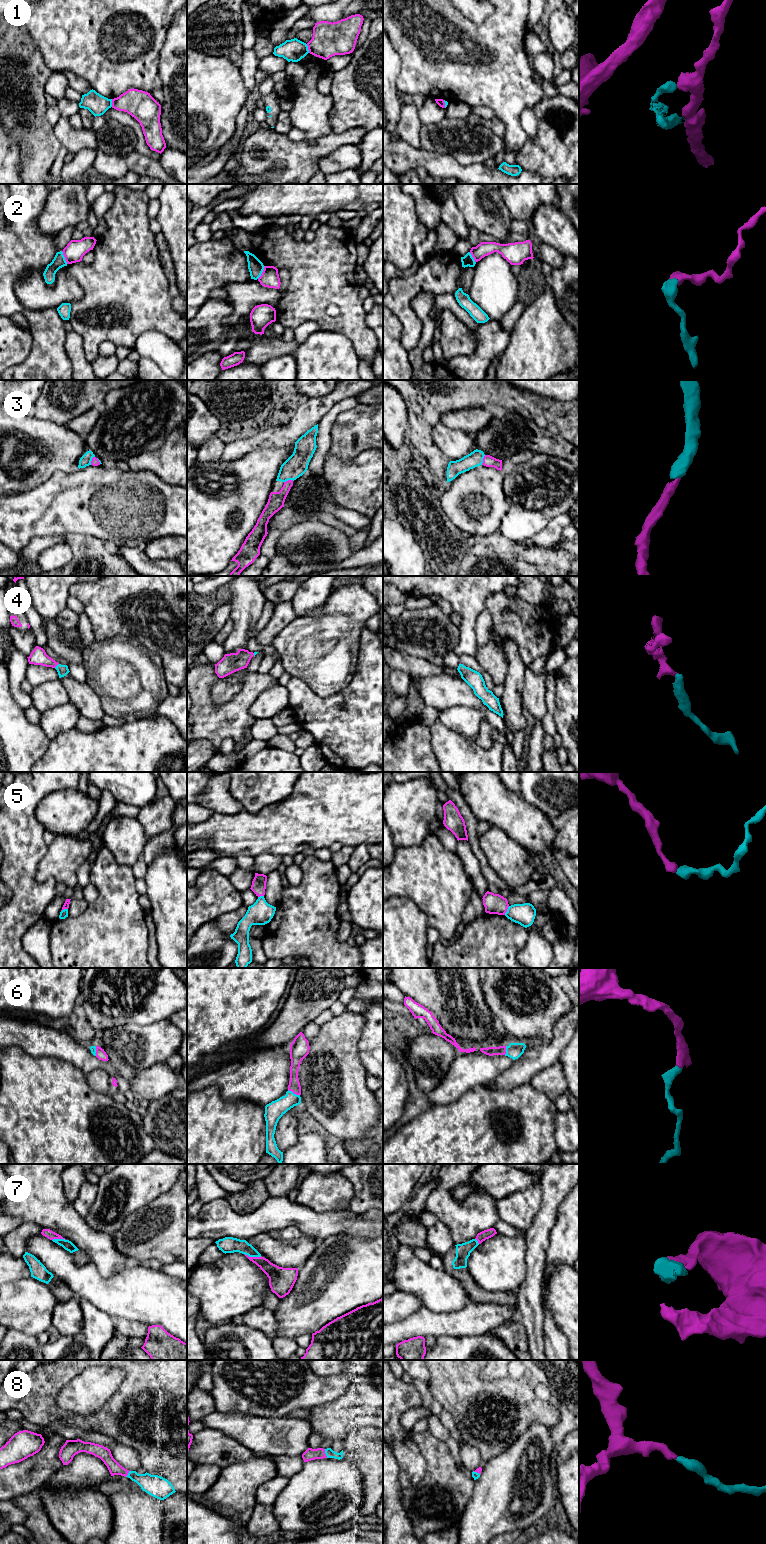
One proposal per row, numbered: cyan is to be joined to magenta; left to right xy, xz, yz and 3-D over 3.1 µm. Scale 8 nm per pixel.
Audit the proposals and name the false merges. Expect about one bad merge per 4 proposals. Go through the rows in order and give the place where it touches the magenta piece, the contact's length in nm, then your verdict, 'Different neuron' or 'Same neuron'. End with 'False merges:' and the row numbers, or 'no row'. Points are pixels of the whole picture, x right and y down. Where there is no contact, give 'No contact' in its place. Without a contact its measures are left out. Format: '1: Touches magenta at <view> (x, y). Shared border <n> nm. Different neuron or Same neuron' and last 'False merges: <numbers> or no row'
1: Touches magenta at xz (308, 48). Shared border 80 nm. Different neuron
2: Touches magenta at xy (64, 256). Shared border 120 nm. Different neuron
3: Touches magenta at yz (483, 460). Shared border 90 nm. Same neuron
4: Touches magenta at xy (56, 665). Shared border 50 nm. Same neuron
5: Touches magenta at yz (506, 910). Shared border 80 nm. Same neuron
6: Touches magenta at xz (294, 1093). Shared border 110 nm. Same neuron
7: Touches magenta at xz (253, 1257). Shared border 150 nm. Same neuron
8: Touches magenta at xz (324, 1453). Shared border 80 nm. Same neuron
False merges: 1, 2

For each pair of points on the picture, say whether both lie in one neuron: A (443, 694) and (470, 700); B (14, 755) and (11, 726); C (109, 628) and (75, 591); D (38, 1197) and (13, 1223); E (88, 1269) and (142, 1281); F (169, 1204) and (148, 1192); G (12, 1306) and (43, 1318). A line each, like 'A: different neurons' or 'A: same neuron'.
A: same neuron
B: same neuron
C: same neuron
D: different neurons
E: same neuron
F: different neurons
G: same neuron

